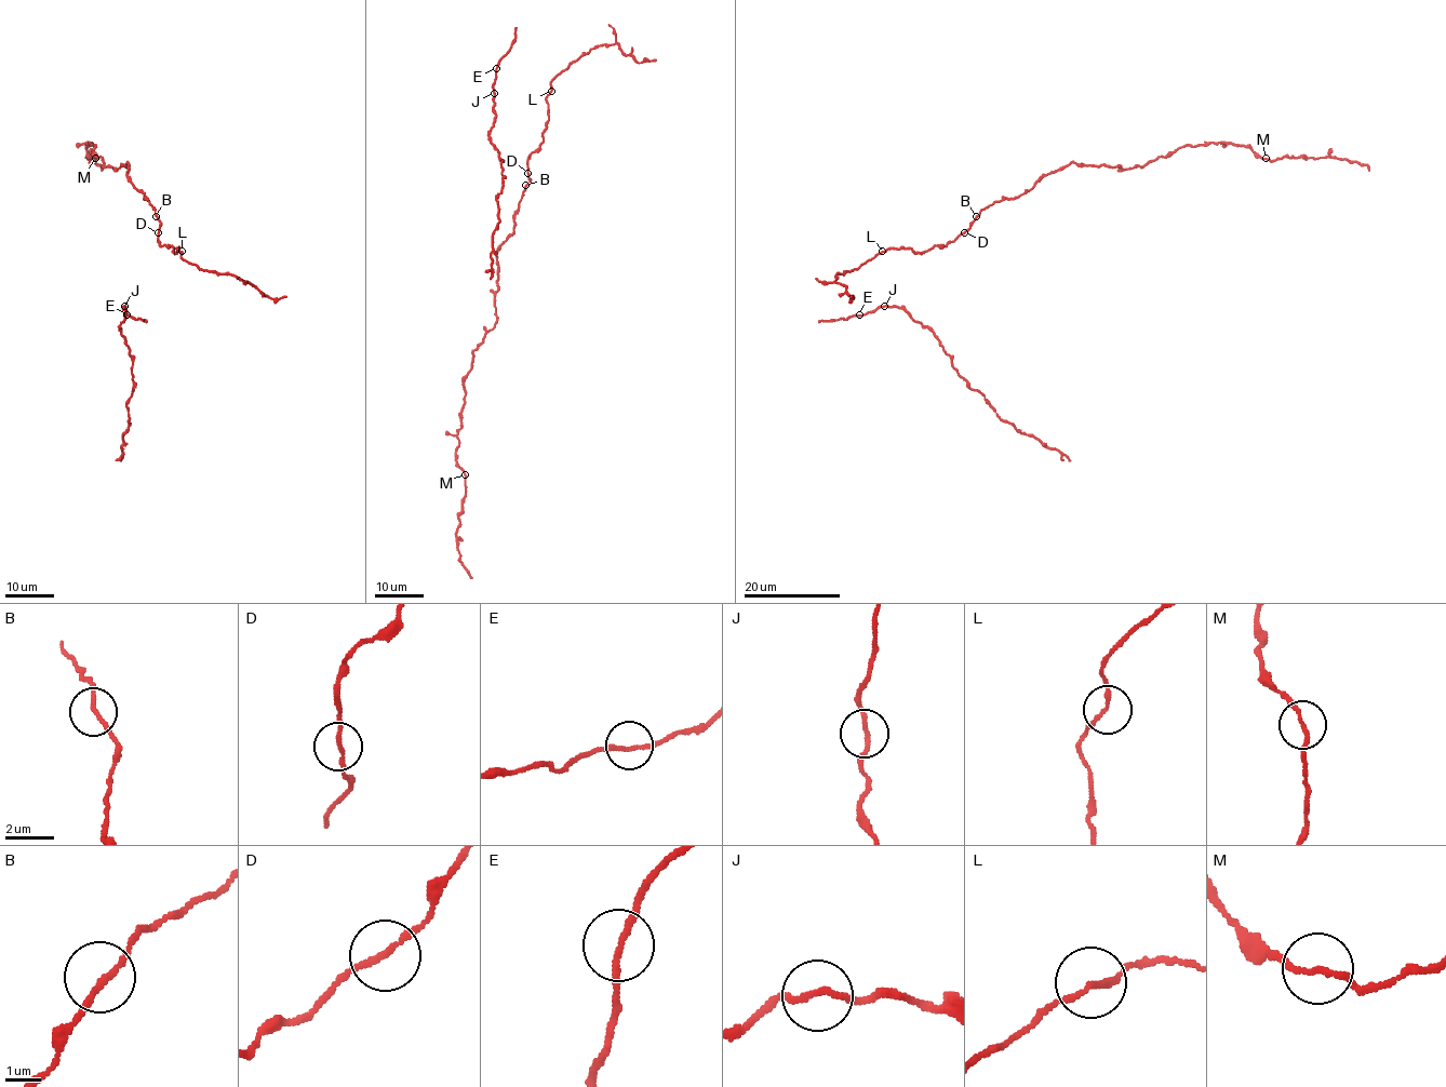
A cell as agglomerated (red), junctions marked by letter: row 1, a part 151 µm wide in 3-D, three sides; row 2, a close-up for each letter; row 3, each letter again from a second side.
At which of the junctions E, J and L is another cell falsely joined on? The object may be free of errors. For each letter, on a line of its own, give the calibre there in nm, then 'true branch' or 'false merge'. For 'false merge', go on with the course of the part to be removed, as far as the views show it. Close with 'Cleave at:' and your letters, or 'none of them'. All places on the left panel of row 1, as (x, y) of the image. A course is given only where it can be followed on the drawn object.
E: 160 nm | true branch
J: 170 nm | true branch
L: 170 nm | true branch
Cleave at: none of them

